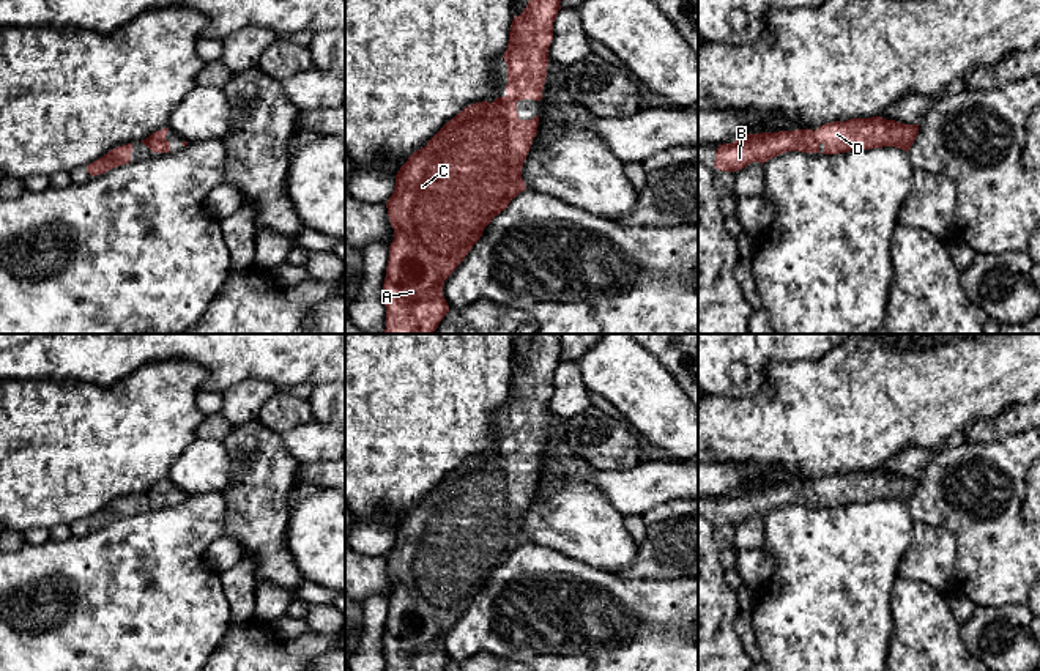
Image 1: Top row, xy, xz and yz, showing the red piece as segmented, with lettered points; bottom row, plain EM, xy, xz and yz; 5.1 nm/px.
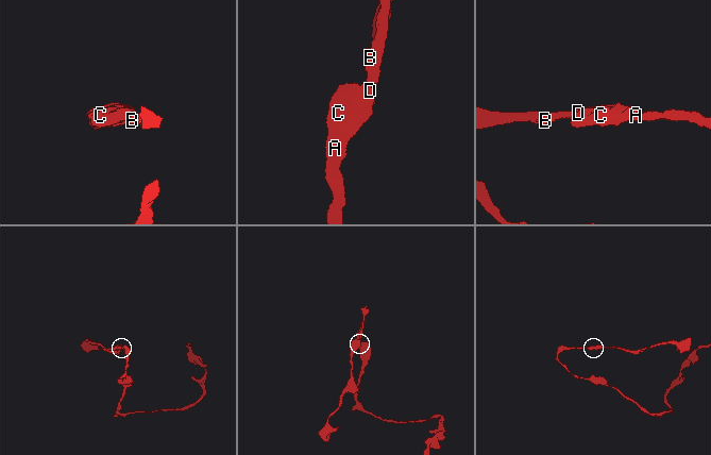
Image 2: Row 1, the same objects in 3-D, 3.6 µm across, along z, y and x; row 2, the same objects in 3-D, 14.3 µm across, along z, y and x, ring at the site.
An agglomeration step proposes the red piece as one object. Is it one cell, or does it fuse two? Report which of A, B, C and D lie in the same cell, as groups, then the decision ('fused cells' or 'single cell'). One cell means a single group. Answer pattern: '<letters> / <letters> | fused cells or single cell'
A B C D | single cell

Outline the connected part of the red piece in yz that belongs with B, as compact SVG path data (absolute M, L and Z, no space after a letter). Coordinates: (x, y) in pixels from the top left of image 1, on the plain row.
M882 469L834 474L813 482L745 487L733 496L719 498L714 520L737 525L752 515L788 506L838 507L856 502L895 499L909 504L919 487L919 477L904 477Z

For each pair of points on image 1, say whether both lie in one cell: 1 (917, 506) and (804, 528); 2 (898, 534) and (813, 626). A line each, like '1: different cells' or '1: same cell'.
1: different cells
2: same cell

